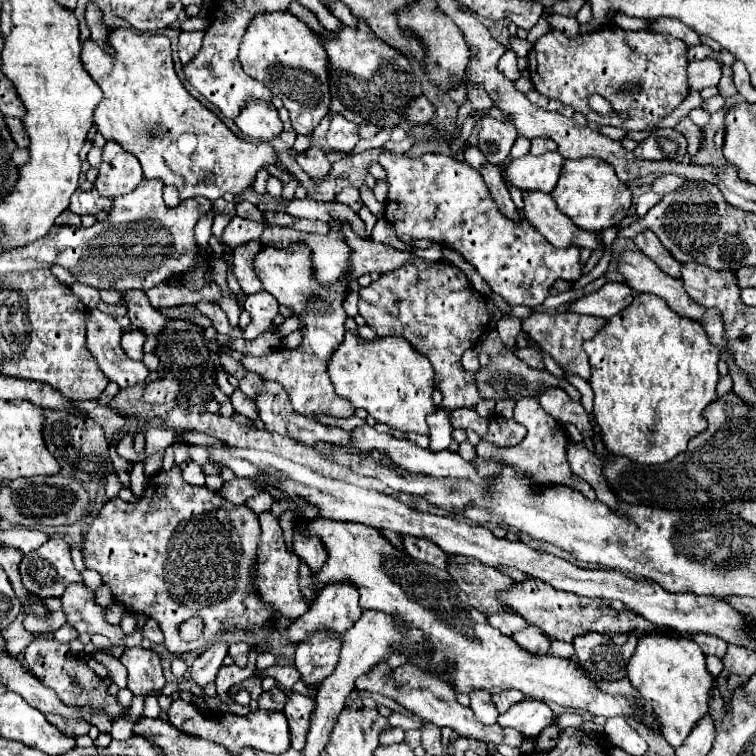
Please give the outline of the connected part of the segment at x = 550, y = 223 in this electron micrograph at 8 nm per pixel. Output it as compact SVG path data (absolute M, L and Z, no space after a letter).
M523 192L523 214L525 218L557 248L565 248L569 244L575 244L579 248L591 248L597 250L599 242L593 232L583 232L581 228L575 228L567 216L563 216L553 200L551 194L543 192Z

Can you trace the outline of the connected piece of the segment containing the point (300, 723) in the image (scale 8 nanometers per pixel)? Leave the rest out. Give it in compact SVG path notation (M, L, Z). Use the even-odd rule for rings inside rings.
M289 694L289 700L283 708L283 714L289 720L291 730L291 748L301 750L305 746L307 728L311 726L311 712L315 710L315 700L303 694Z

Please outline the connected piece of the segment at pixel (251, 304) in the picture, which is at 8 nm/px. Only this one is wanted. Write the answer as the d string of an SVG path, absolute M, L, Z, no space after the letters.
M257 292L247 296L243 308L251 314L251 324L243 330L247 340L253 340L265 332L277 332L273 318L279 314L279 302L269 292Z

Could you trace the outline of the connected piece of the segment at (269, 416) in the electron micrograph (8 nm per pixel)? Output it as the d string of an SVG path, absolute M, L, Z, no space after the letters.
M265 382L263 384L263 392L255 400L255 404L257 404L257 410L259 410L259 418L263 420L263 424L265 424L265 428L269 432L277 432L281 436L289 436L289 438L293 438L293 440L297 440L297 442L301 442L305 446L313 446L319 440L321 442L331 442L331 444L347 444L351 440L351 432L347 432L343 428L335 428L335 426L323 426L317 420L295 412L291 408L287 392L275 382Z

